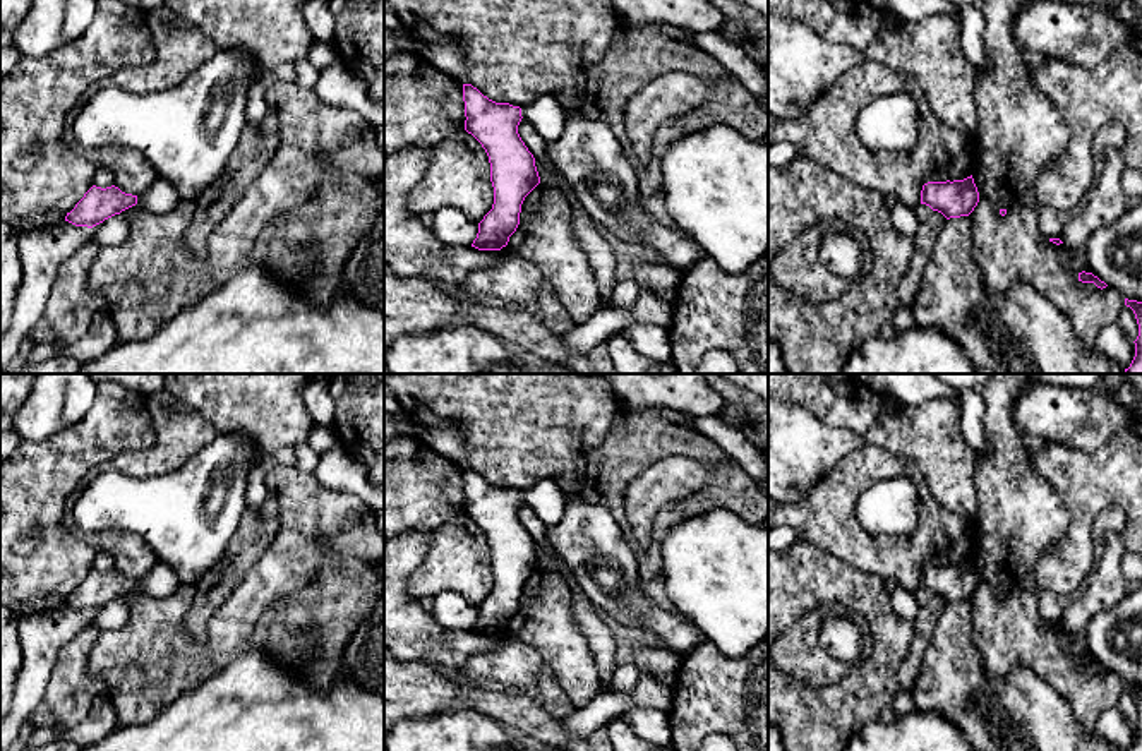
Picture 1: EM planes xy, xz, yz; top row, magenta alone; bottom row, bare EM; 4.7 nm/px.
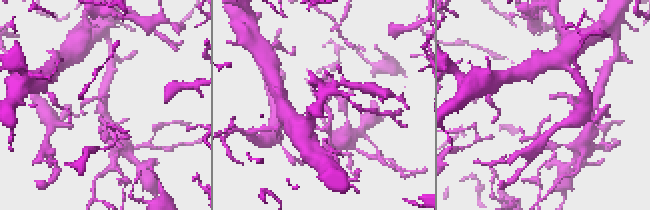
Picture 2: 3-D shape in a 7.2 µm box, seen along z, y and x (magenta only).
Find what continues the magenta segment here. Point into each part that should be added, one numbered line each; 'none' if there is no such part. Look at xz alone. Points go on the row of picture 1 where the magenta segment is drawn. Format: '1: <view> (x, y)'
1: xz (546, 114)

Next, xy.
1: xy (160, 198)

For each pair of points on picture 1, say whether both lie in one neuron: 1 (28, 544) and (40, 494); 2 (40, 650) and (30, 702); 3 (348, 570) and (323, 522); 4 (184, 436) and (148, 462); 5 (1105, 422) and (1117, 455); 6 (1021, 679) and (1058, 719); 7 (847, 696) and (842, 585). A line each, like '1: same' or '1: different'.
1: different
2: same
3: different
4: same
5: different
6: same
7: same

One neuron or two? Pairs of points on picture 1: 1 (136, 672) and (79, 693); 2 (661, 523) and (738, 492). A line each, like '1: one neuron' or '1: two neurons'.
1: two neurons
2: one neuron

